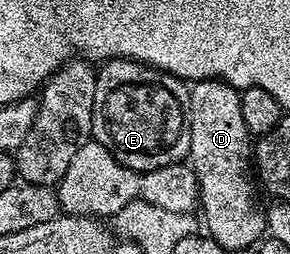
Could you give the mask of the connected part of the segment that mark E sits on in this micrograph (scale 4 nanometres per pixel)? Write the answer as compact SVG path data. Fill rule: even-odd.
M110 58L98 67L95 86L95 105L92 108L92 130L97 141L129 169L149 171L173 163L184 163L189 157L189 86L173 74L161 70L147 72L147 66L129 58ZM121 70L137 70L137 78L121 78ZM129 94L137 94L137 102L153 102L153 110L137 110L137 118L129 118Z

